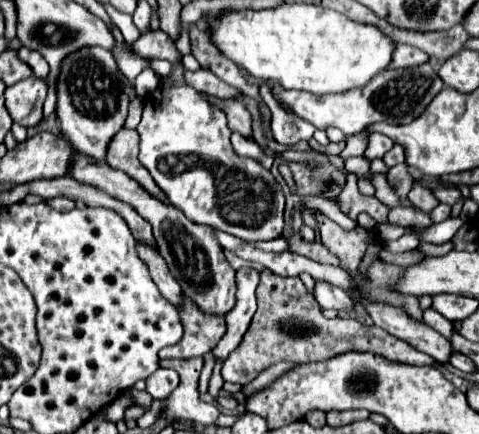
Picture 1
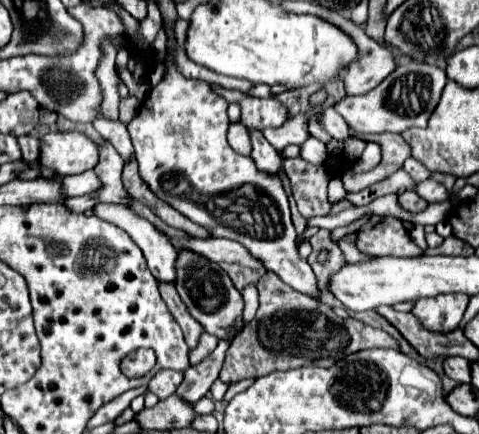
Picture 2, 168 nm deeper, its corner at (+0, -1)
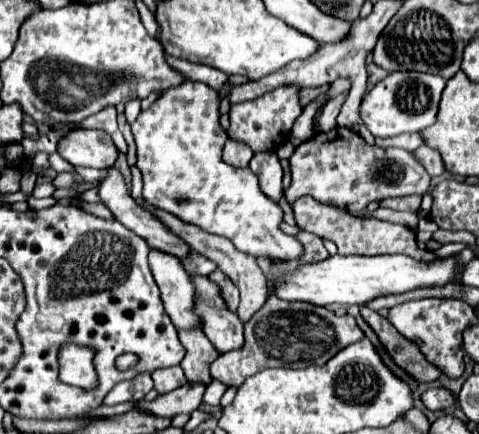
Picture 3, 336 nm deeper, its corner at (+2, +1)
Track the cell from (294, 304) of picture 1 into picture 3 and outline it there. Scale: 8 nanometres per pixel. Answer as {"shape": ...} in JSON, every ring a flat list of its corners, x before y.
{"shape":[[270,295,266,305,244,325,244,337,246,343,240,351,224,353,210,365,210,375,226,387,240,387,246,377,266,367,304,369,310,365,324,365,338,351,360,341,364,333,350,315,338,317,326,307,314,307,310,303,286,303]]}

